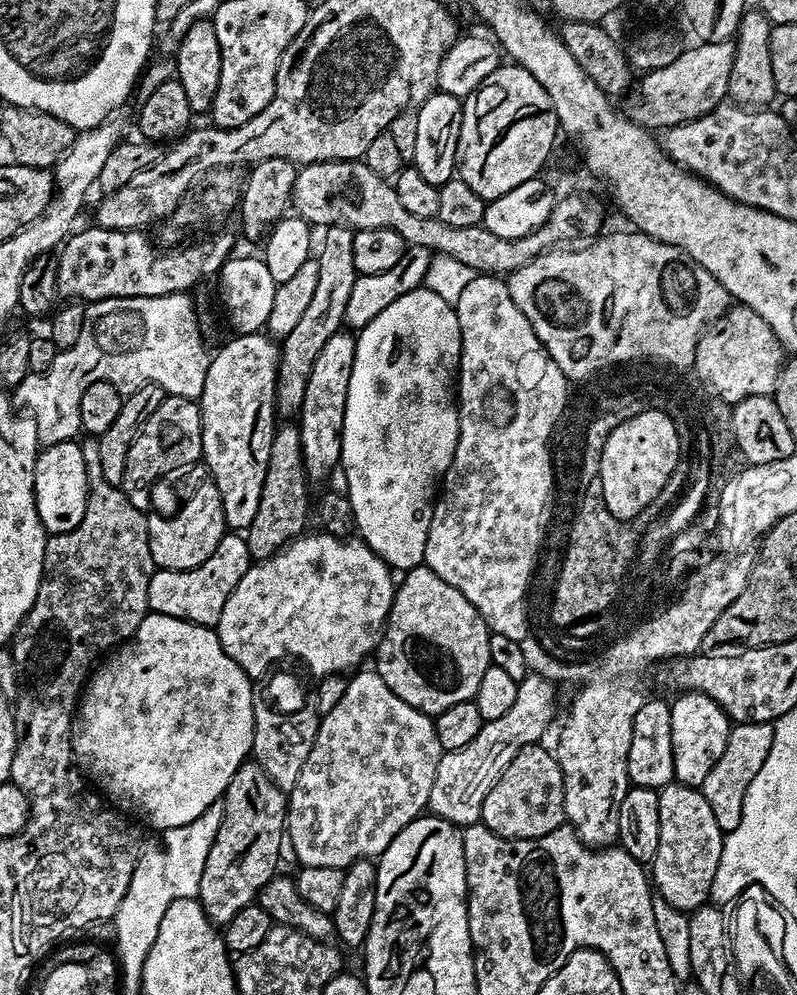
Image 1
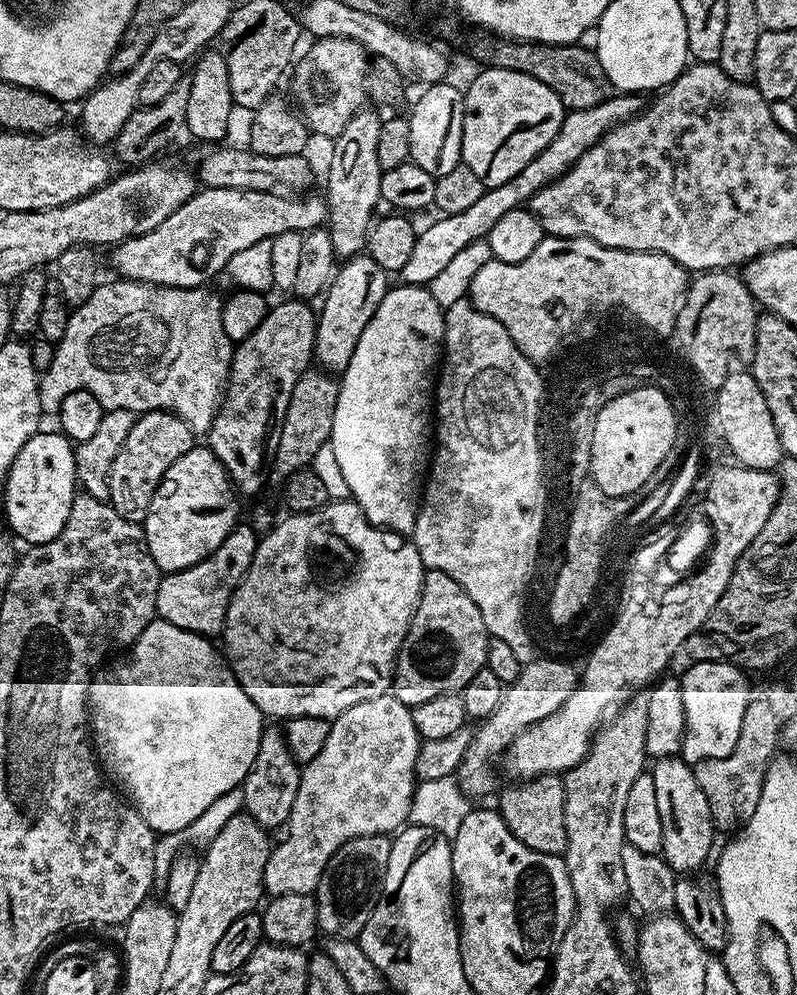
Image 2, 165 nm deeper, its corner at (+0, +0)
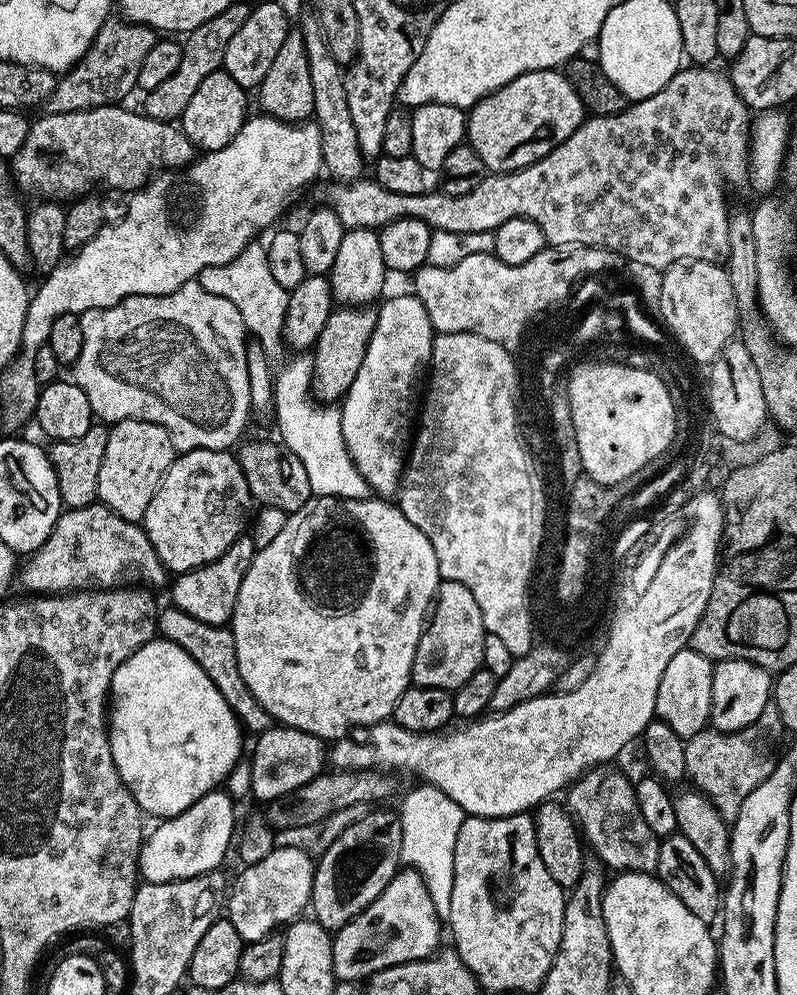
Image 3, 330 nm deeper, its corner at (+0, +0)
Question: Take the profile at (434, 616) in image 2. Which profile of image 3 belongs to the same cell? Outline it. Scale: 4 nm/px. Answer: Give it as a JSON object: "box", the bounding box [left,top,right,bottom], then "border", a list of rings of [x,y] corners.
{"box":[412,580,485,690],"border":[[[441,580],[414,654],[412,684],[449,690],[462,686],[462,682],[466,682],[466,678],[470,678],[470,674],[483,665],[482,642],[485,635],[482,610],[478,610],[474,594],[470,594],[462,582]]]}

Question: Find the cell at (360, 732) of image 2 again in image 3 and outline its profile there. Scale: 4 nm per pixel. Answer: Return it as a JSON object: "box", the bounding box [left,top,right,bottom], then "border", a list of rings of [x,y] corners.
{"box":[226,846,316,944],"border":[[[277,846],[262,858],[262,862],[254,862],[239,870],[240,877],[231,881],[226,897],[226,918],[245,944],[271,936],[305,915],[312,898],[316,866],[313,857],[308,857],[302,849]]]}

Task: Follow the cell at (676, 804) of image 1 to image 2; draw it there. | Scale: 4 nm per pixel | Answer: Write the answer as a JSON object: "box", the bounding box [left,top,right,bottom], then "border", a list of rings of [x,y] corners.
{"box":[650,756,718,874],"border":[[[667,756],[651,765],[650,774],[654,778],[654,794],[658,798],[658,815],[662,817],[664,861],[677,874],[699,873],[712,852],[712,839],[717,839],[718,833],[710,818],[706,794],[702,794],[702,786],[698,786],[696,769],[682,758]]]}

